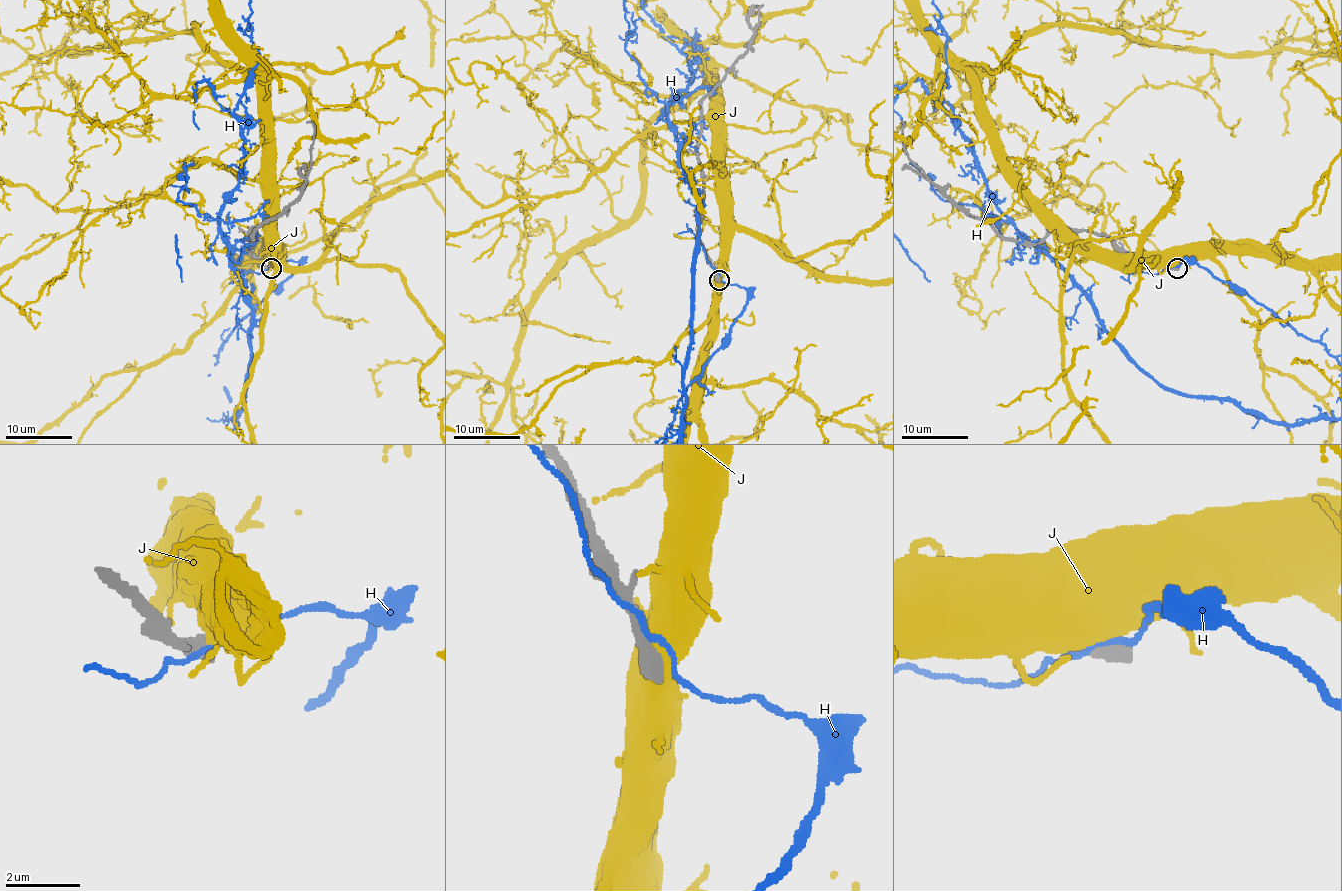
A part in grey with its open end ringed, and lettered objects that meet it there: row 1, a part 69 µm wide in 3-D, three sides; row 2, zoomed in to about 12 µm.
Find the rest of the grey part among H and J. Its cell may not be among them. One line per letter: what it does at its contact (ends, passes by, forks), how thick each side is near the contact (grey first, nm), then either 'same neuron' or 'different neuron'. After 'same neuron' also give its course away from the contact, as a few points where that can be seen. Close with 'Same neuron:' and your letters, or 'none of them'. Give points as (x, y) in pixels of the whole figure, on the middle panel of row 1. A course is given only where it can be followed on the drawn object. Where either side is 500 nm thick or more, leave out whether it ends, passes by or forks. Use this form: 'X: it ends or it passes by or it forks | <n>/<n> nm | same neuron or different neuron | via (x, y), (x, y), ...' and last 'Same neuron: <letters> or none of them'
H: it passes by | 360/130 nm | different neuron
J: 550/950 nm | different neuron
Same neuron: none of them

